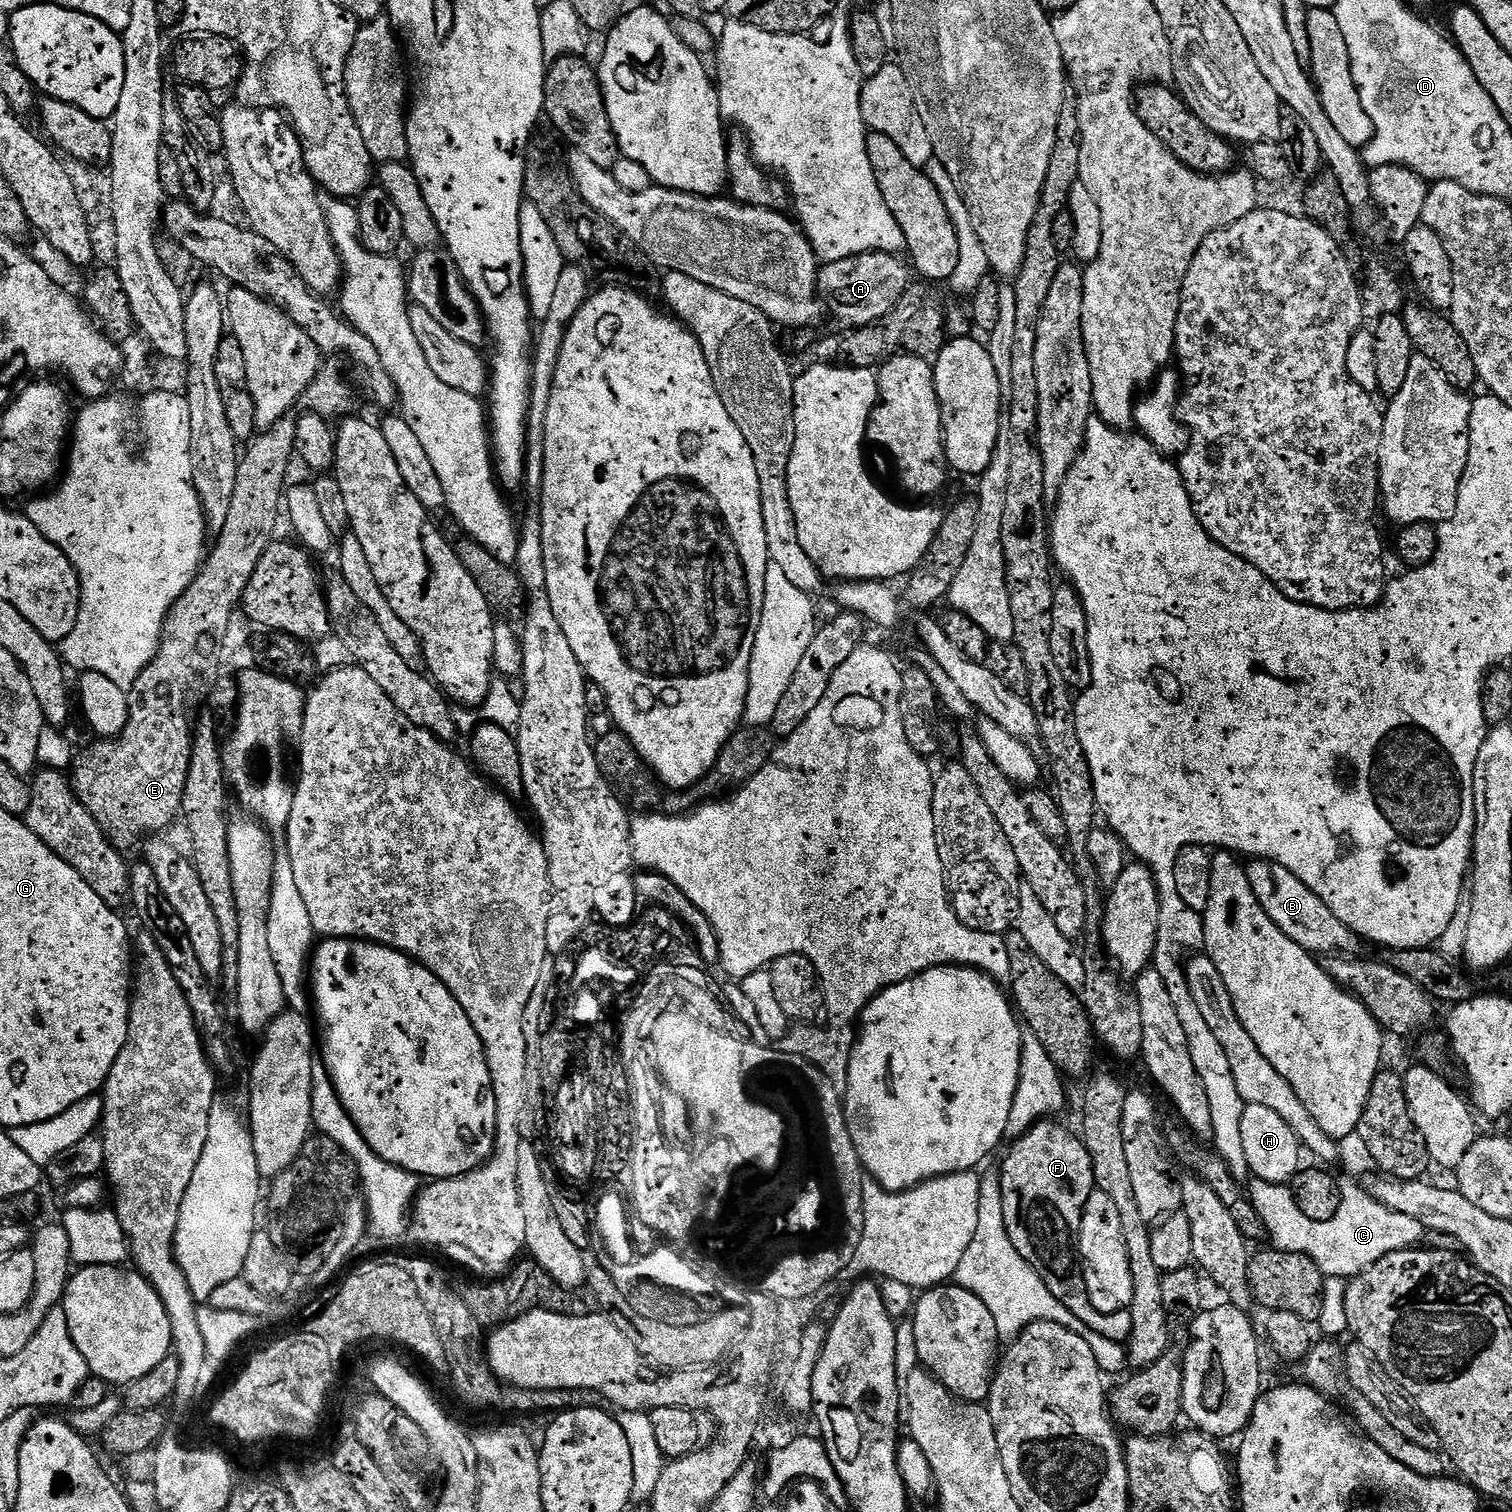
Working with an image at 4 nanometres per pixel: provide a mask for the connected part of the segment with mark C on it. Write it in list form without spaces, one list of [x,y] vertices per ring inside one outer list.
[[[1253,1179],[1247,1185],[1246,1192],[1258,1218],[1262,1218],[1267,1239],[1272,1239],[1271,1247],[1277,1252],[1306,1254],[1324,1271],[1325,1277],[1357,1276],[1374,1262],[1386,1258],[1386,1254],[1417,1247],[1423,1241],[1426,1231],[1414,1218],[1388,1209],[1359,1183],[1343,1189],[1341,1206],[1334,1218],[1315,1224],[1308,1224],[1308,1219],[1304,1220],[1306,1214],[1302,1214],[1298,1208],[1291,1187]]]

